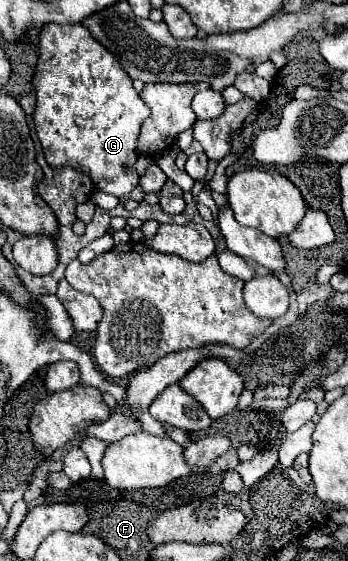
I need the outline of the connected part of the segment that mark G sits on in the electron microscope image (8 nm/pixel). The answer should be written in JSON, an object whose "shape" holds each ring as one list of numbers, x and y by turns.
{"shape":[[46,24,38,36,38,64,34,74,36,110,33,119,36,134,40,138,46,162,52,168,70,166,84,174,90,174,100,191,114,194,116,198,126,198,138,186,138,174,134,172,136,140,142,122,148,118,150,110,142,98,132,88,130,76,118,64,114,54,110,54,82,24]]}

